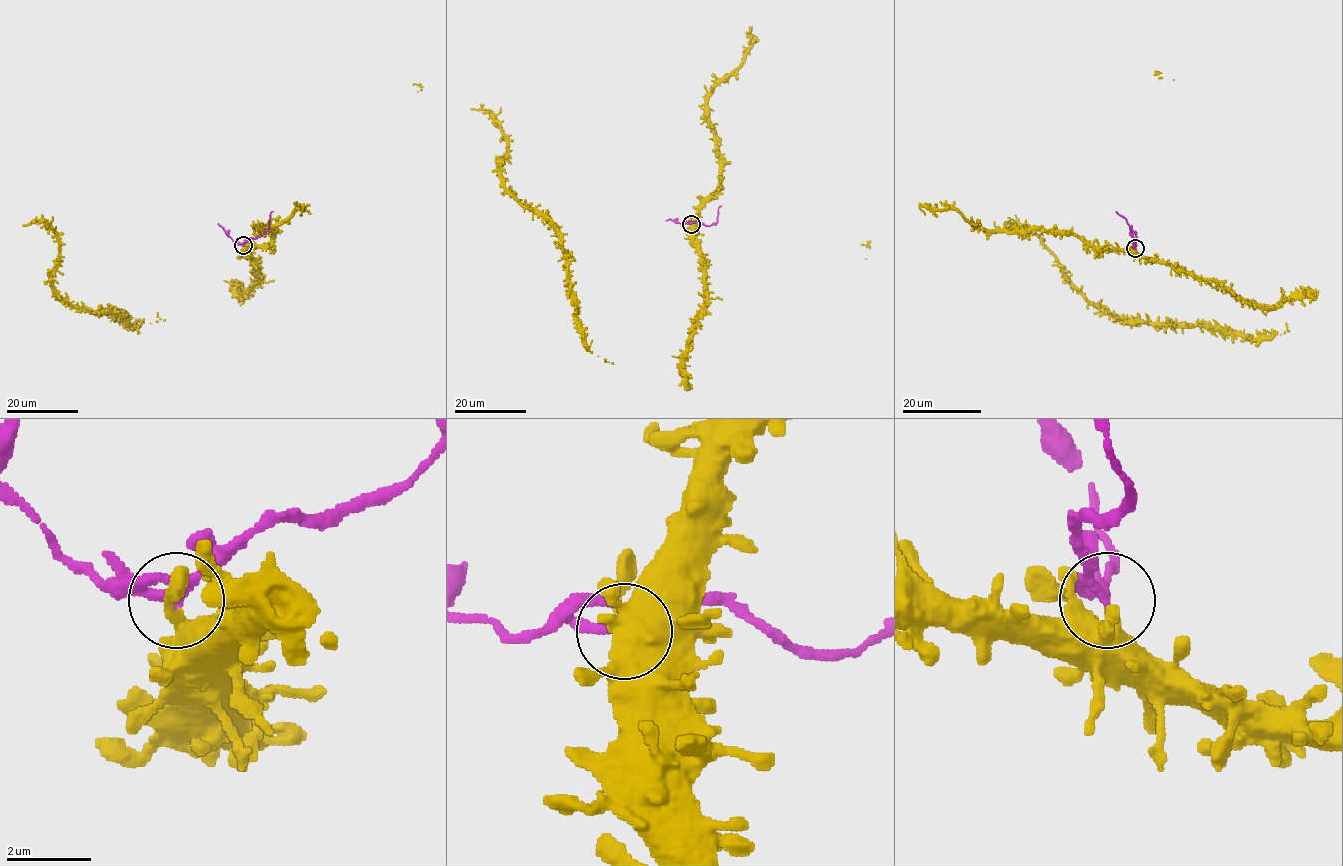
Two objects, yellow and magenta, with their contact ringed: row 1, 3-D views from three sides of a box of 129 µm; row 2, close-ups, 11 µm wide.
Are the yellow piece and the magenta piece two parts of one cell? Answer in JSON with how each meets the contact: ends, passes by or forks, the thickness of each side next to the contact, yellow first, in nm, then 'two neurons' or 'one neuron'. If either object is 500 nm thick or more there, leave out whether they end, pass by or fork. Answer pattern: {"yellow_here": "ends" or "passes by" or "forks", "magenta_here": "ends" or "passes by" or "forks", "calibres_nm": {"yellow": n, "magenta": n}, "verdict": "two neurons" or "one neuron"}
{"yellow_here": "passes by", "magenta_here": "forks", "calibres_nm": {"yellow": 280, "magenta": 170}, "verdict": "two neurons"}

